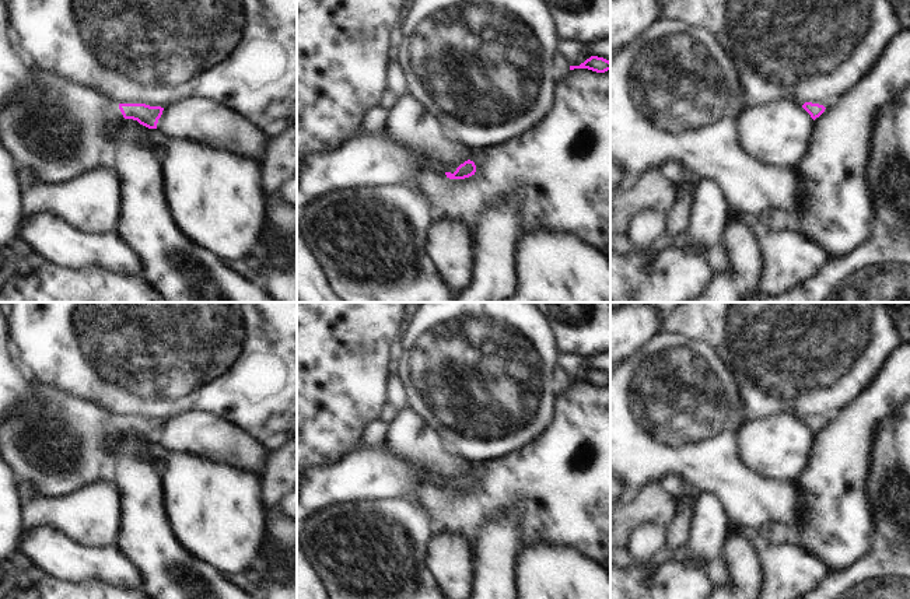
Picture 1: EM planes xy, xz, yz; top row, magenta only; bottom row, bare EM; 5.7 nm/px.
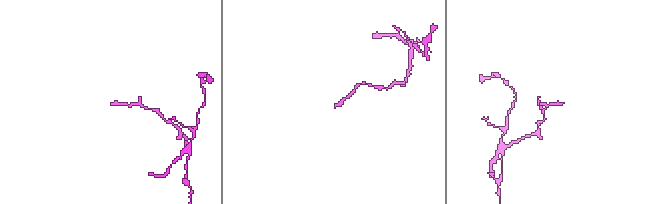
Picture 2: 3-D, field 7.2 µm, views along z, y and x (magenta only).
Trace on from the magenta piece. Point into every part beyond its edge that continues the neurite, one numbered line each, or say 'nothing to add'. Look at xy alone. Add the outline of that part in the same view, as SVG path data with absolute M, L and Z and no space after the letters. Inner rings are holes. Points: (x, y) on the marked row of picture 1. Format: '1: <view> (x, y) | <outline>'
1: xy (55, 129) | M34 66L32 70L36 81L0 109L0 141L17 169L28 169L42 185L62 185L101 167L104 130L125 118L119 104L98 91Z

